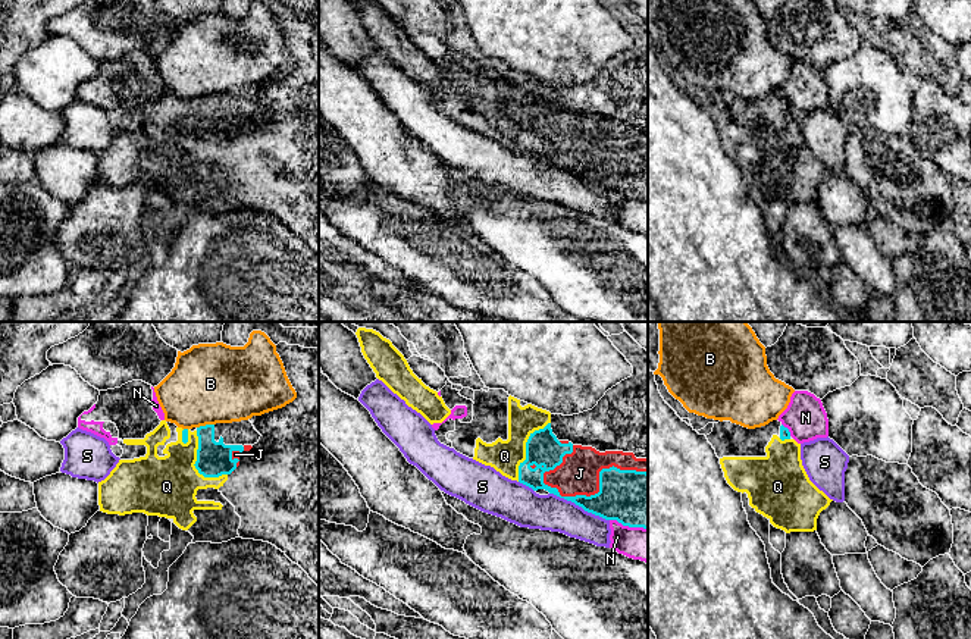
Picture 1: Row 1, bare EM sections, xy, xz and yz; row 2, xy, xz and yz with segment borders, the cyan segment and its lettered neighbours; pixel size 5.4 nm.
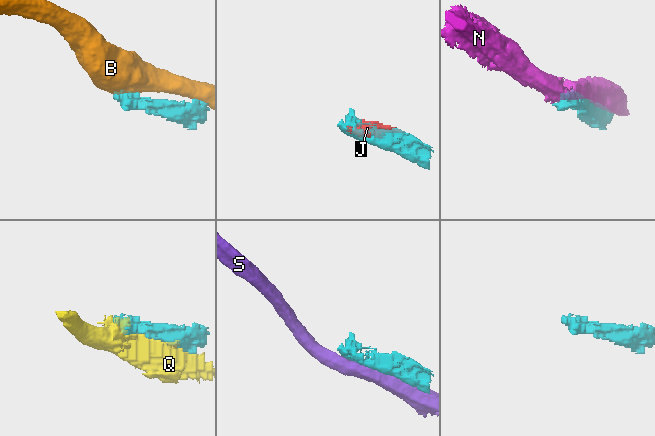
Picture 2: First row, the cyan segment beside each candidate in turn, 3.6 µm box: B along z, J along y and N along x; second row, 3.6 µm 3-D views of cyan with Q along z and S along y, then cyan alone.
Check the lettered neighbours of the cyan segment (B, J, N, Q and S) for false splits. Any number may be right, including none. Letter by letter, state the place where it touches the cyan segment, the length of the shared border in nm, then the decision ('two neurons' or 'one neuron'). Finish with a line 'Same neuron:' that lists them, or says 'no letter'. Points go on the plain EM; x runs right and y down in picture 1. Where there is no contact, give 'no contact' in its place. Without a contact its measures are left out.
B: xy (206, 96) | 100 nm | two neurons
J: xz (600, 157) | 600 nm | one neuron
N: xz (629, 197) | 220 nm | two neurons
Q: xy (194, 135) | 300 nm | two neurons
S: xz (579, 177) | 360 nm | two neurons
Same neuron: J

